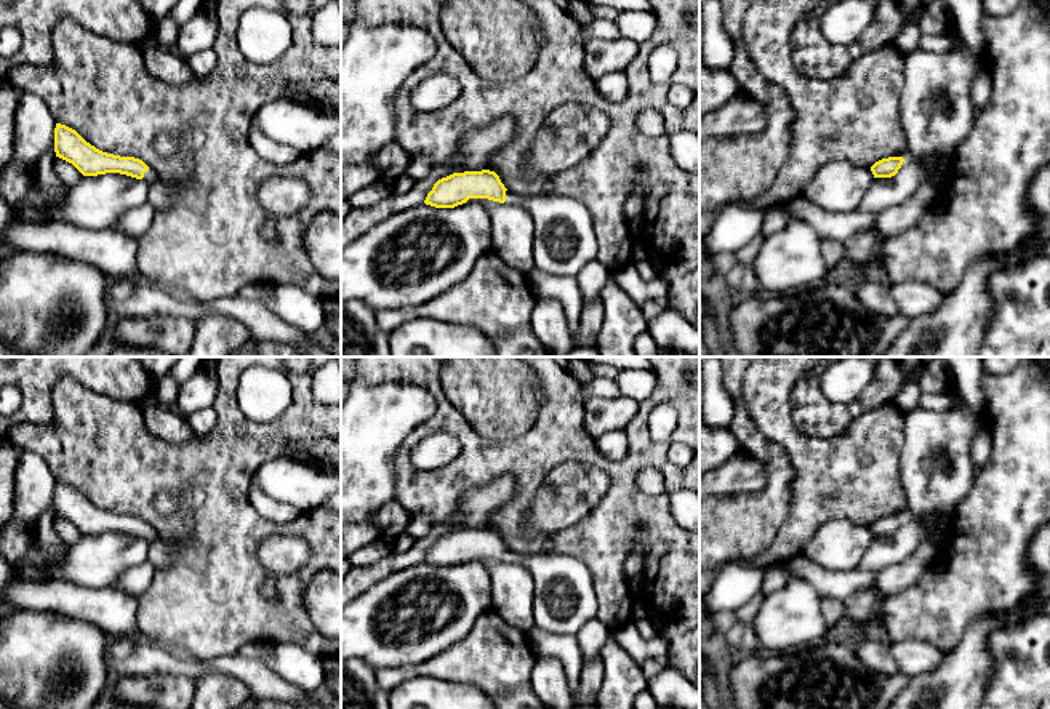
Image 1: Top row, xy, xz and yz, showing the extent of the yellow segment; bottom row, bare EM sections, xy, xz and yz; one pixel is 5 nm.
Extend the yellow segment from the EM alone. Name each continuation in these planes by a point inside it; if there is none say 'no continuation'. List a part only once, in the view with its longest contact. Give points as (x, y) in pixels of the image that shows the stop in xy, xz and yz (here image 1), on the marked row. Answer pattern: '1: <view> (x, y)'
1: xz (564, 242)

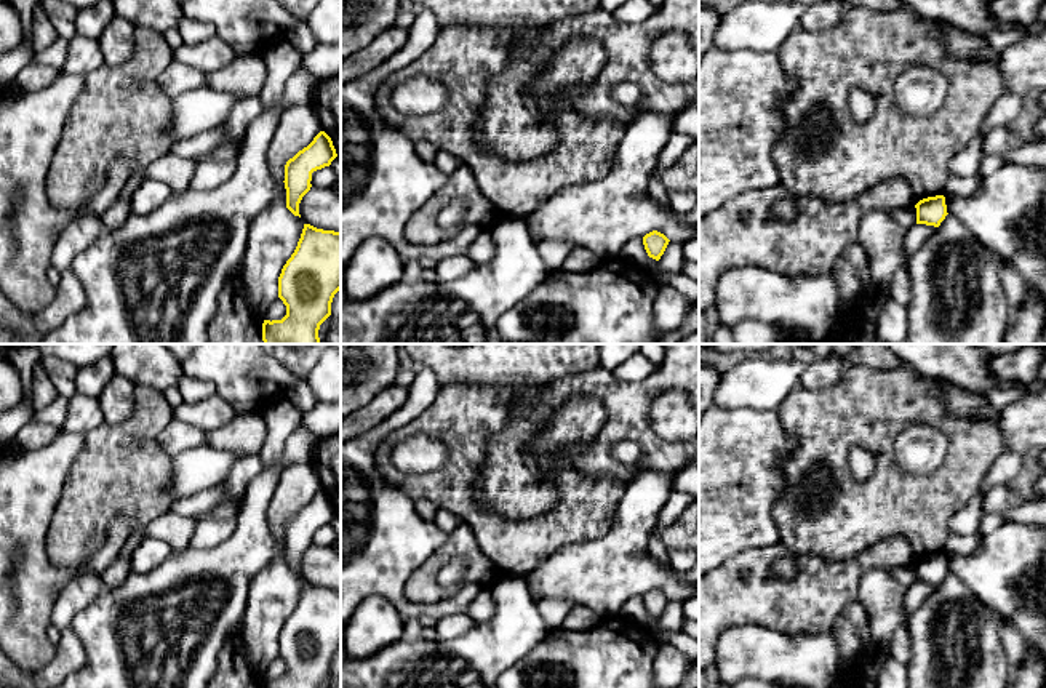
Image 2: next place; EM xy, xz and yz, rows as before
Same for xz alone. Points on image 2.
no continuation

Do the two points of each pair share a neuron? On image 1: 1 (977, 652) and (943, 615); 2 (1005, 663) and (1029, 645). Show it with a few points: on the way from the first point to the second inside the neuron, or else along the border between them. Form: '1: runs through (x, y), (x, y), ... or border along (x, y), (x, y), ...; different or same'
1: border along (993, 613), (977, 616), (961, 640), (943, 653); different
2: runs through (1012, 663), (1023, 652); same

